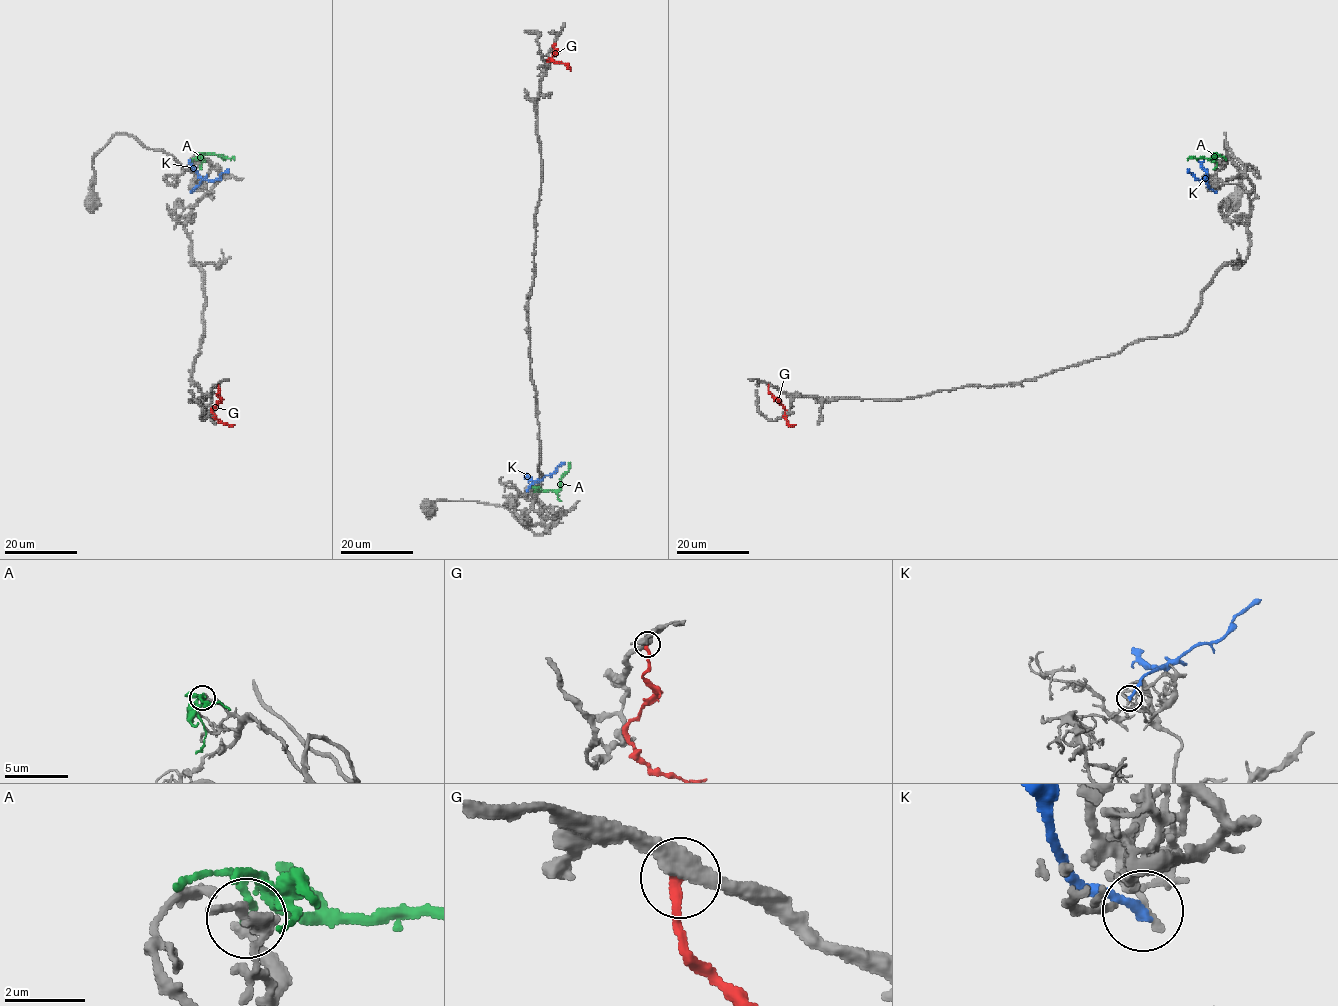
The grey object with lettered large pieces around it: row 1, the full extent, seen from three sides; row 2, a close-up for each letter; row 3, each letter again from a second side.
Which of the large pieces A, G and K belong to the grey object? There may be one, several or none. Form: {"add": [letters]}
{"add": []}

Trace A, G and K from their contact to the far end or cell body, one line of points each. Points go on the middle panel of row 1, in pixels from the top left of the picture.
A: (534, 490), (557, 491), (560, 477), (570, 462)
G: (554, 43), (556, 52), (548, 59), (566, 64), (570, 70)
K: (527, 490), (565, 462)

